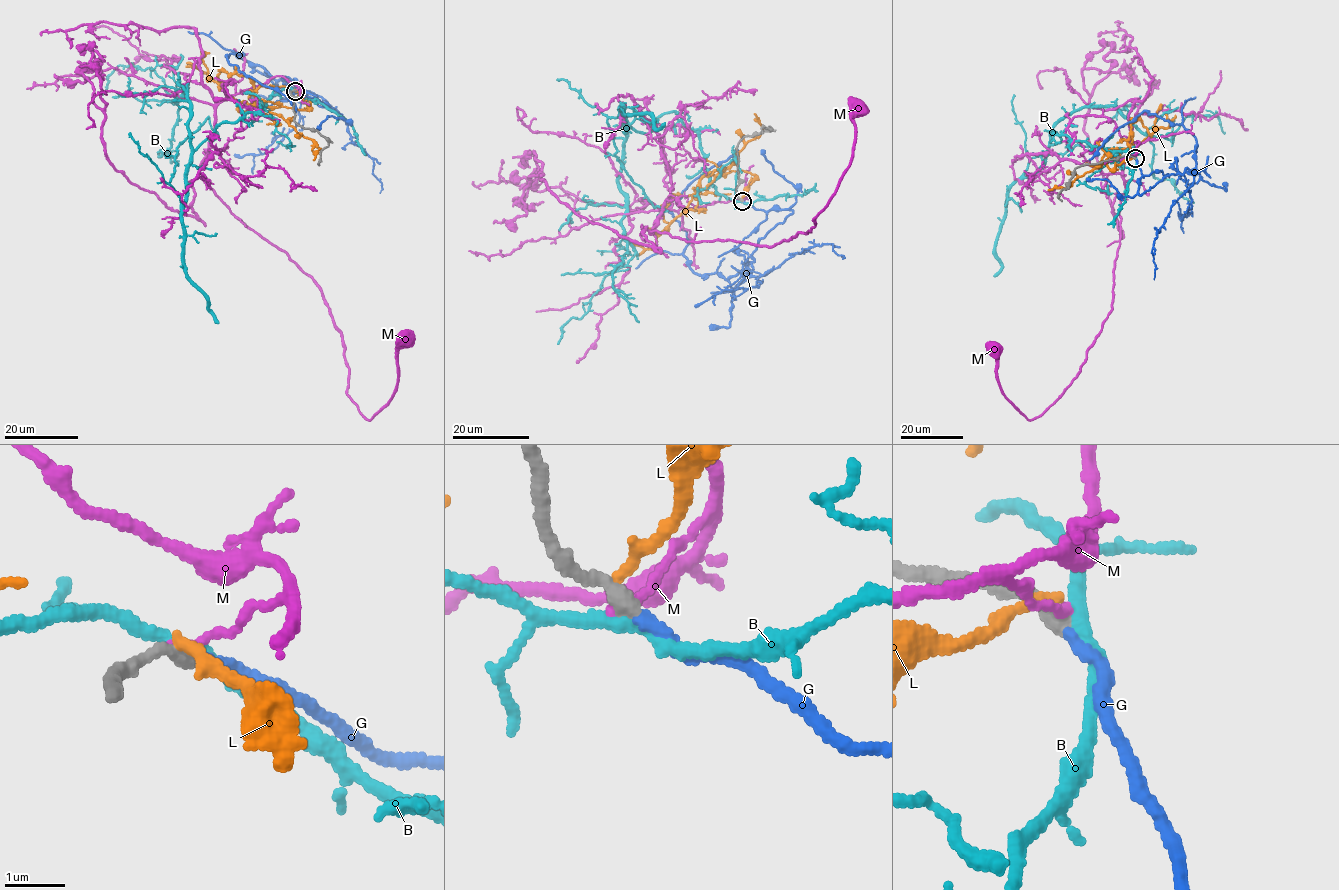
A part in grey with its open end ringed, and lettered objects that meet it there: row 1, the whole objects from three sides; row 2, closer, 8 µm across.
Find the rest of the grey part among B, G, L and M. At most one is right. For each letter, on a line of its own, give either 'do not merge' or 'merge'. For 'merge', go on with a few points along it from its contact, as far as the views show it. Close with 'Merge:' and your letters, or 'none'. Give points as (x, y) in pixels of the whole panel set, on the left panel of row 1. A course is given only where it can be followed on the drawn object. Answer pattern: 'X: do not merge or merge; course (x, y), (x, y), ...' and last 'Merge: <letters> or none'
B: do not merge
G: merge; course (295, 90), (341, 114), (319, 105), (295, 79), (277, 86), (240, 53), (227, 57), (278, 89), (295, 113)
L: do not merge
M: do not merge
Merge: G

